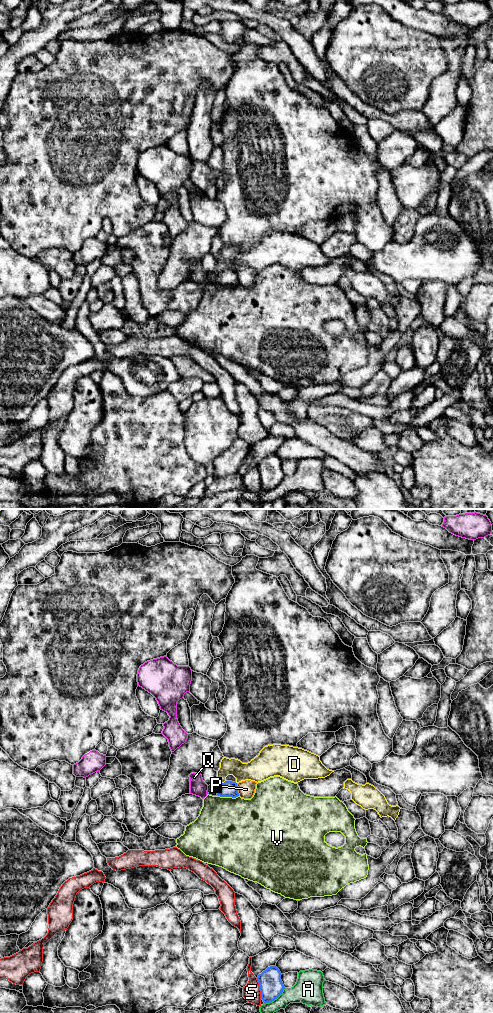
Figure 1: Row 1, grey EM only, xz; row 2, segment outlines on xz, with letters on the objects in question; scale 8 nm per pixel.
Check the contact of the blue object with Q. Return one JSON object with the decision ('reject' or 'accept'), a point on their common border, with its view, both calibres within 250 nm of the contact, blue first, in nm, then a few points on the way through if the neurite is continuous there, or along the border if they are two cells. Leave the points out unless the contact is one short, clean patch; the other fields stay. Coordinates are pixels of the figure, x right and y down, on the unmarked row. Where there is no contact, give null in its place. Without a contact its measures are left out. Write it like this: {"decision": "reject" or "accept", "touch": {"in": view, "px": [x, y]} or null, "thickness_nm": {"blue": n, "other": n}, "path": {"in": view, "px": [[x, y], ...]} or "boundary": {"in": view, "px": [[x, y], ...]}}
{"decision": "reject", "touch": {"in": "xz", "px": [207, 279]}, "thickness_nm": {"blue": 20, "other": 140}, "boundary": {"in": "xz", "px": [[207, 277], [206, 281]]}}

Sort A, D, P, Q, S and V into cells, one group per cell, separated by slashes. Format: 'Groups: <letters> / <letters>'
Groups: A / D / P / Q / S / V

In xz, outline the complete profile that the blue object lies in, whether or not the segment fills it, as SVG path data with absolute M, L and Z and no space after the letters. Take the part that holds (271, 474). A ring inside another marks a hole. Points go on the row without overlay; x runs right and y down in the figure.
M270 454L258 463L257 468L261 479L261 487L265 492L277 487L285 477L281 463L276 454Z

